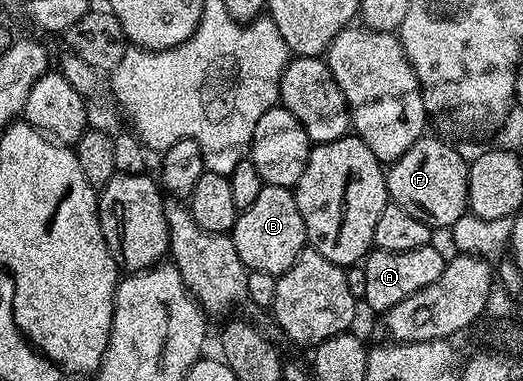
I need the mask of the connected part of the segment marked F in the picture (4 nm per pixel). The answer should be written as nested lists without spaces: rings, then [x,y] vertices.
[[[426,134],[418,138],[411,150],[388,165],[385,185],[392,203],[399,205],[407,214],[419,218],[430,228],[451,228],[469,207],[467,182],[469,181],[469,160],[461,157],[457,148],[444,144],[437,136]]]

